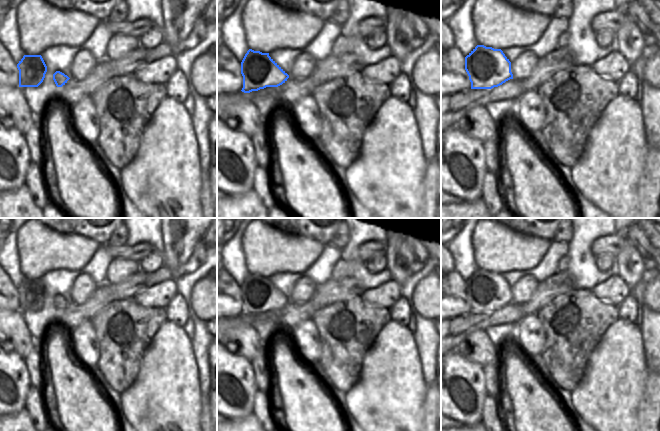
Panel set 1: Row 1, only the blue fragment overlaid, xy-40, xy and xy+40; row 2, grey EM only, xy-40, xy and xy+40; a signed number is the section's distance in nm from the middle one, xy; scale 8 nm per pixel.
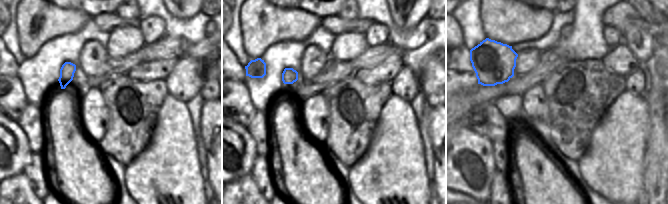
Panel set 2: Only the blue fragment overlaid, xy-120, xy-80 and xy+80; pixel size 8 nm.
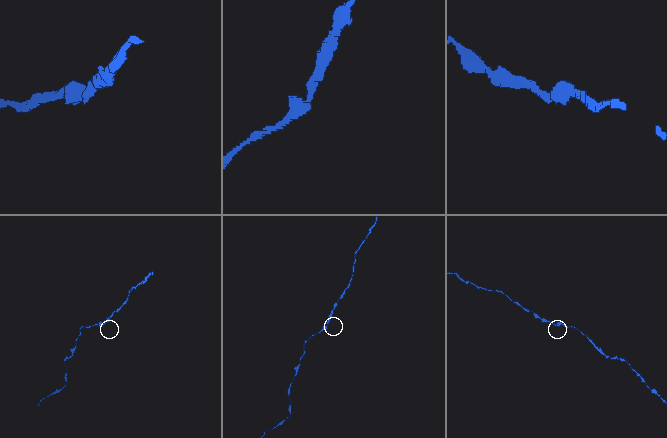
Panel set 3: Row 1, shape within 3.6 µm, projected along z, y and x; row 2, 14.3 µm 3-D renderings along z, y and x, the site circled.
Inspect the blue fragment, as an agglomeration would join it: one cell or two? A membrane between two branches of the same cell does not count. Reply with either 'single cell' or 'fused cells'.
single cell

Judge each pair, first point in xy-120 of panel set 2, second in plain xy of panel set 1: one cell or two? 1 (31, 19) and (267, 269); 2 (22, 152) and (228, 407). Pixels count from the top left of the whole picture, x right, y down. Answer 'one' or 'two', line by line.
1: one
2: one

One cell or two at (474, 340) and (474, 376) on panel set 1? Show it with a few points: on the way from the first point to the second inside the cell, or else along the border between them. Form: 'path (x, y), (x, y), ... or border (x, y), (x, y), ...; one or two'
border (452, 353), (458, 353), (482, 367); two

